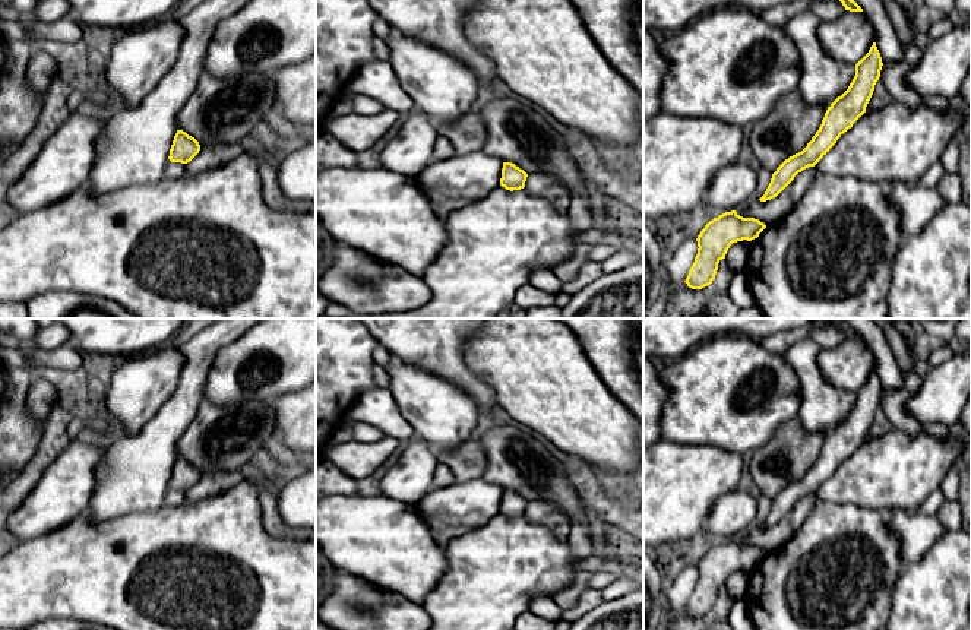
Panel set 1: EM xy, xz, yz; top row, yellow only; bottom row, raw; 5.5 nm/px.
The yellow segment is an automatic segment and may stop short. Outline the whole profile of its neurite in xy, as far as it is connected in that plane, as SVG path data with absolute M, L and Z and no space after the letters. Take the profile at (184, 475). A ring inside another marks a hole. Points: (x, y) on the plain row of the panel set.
M177 458L168 487L171 490L190 490L200 478L199 469L183 458Z

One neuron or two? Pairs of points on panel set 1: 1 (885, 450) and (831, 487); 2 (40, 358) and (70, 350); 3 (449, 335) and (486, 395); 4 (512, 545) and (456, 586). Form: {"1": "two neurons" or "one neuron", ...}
{"1": "one neuron", "2": "one neuron", "3": "one neuron", "4": "one neuron"}

